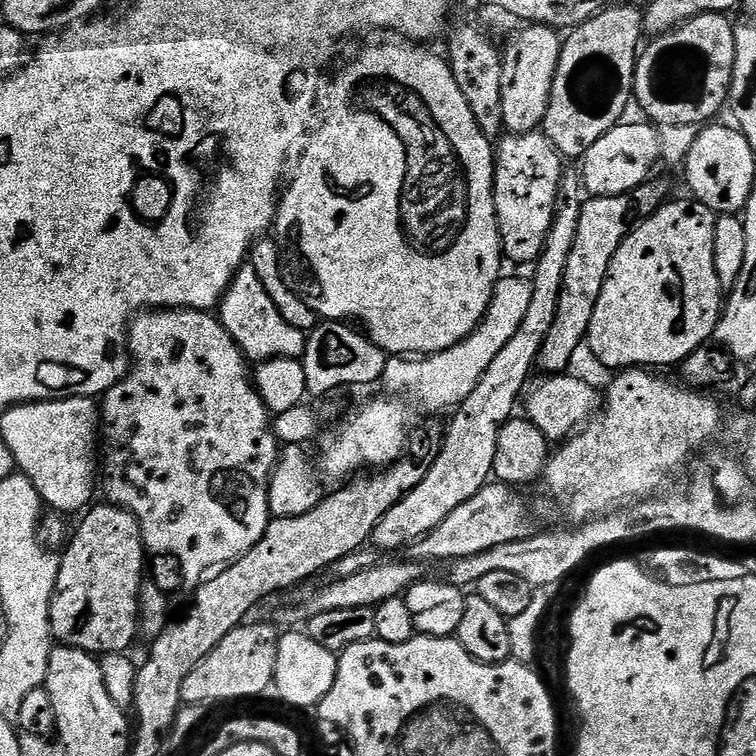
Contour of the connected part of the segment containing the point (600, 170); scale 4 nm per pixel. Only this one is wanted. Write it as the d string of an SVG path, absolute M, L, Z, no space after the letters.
M621 122L602 134L579 161L578 175L586 185L589 197L627 196L638 186L649 183L652 167L662 160L662 132L655 123L628 124Z

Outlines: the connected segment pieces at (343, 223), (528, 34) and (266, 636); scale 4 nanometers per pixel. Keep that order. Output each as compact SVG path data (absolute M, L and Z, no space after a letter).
M363 32L348 36L347 44L348 65L336 76L336 85L332 88L333 104L325 110L325 120L321 122L320 129L307 137L308 145L300 156L300 165L292 176L292 185L288 189L285 187L279 197L274 224L277 229L296 228L300 252L308 259L308 264L320 283L320 292L324 295L324 305L319 305L318 308L321 317L332 322L361 320L368 339L373 340L389 357L433 356L442 350L450 350L452 346L465 340L483 322L488 307L492 305L496 283L502 275L500 227L496 221L492 193L494 144L483 136L483 131L455 81L447 43L412 40L409 35L399 32Z
M533 23L521 28L502 52L502 118L512 134L534 132L543 125L562 54L562 36L557 29Z
M245 622L230 630L222 642L182 682L182 701L185 705L212 706L215 700L248 700L273 687L275 664L278 662L279 639L268 624Z

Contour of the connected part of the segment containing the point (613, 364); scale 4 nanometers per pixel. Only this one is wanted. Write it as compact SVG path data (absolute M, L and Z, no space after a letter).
M695 198L687 199L676 201L673 199L661 206L652 216L643 217L629 231L622 246L618 246L618 250L610 262L610 270L606 274L606 282L602 286L602 294L598 298L598 306L594 306L594 318L590 318L590 330L586 341L591 350L594 350L595 357L604 362L610 369L627 370L637 366L656 366L652 364L673 364L676 366L694 354L696 350L707 345L716 335L716 327L726 303L726 292L720 286L718 270L714 266L714 226L716 225L717 213L711 212L705 204L700 203Z

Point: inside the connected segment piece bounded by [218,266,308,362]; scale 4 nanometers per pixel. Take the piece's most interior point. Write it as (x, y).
(246, 312)

